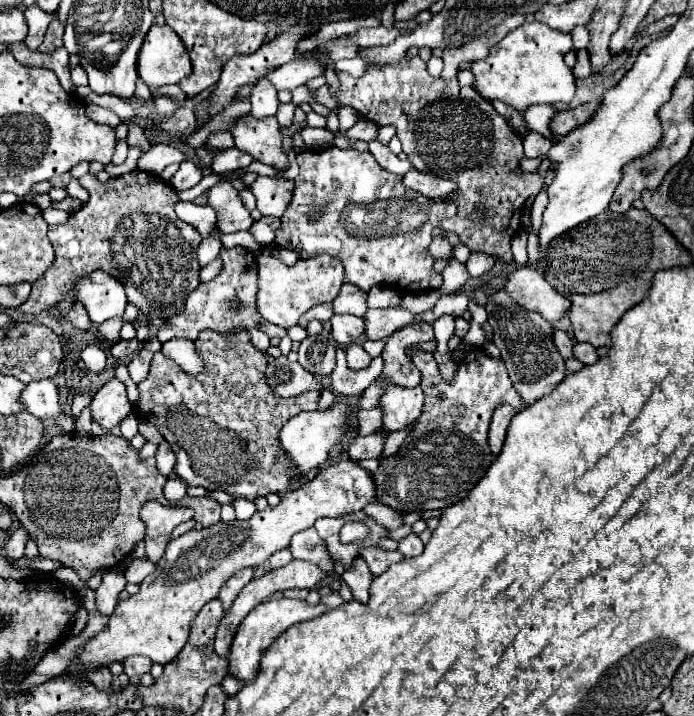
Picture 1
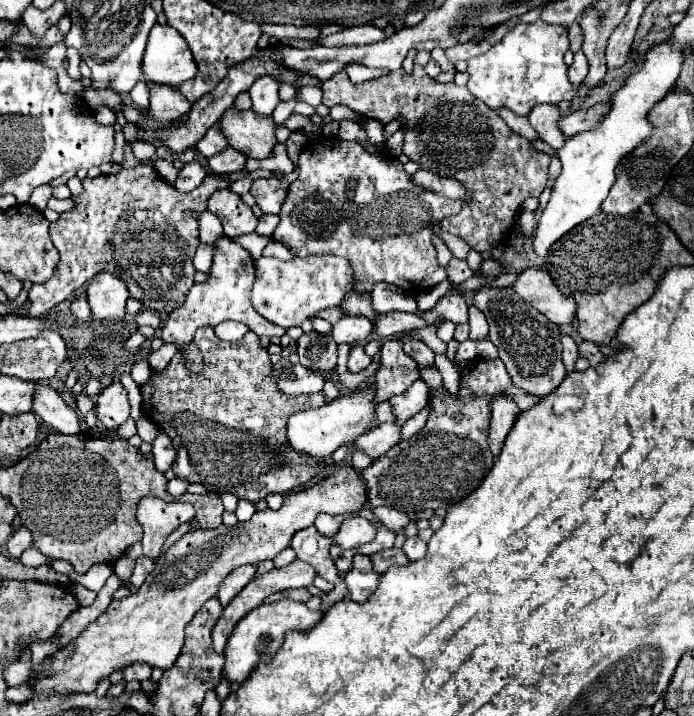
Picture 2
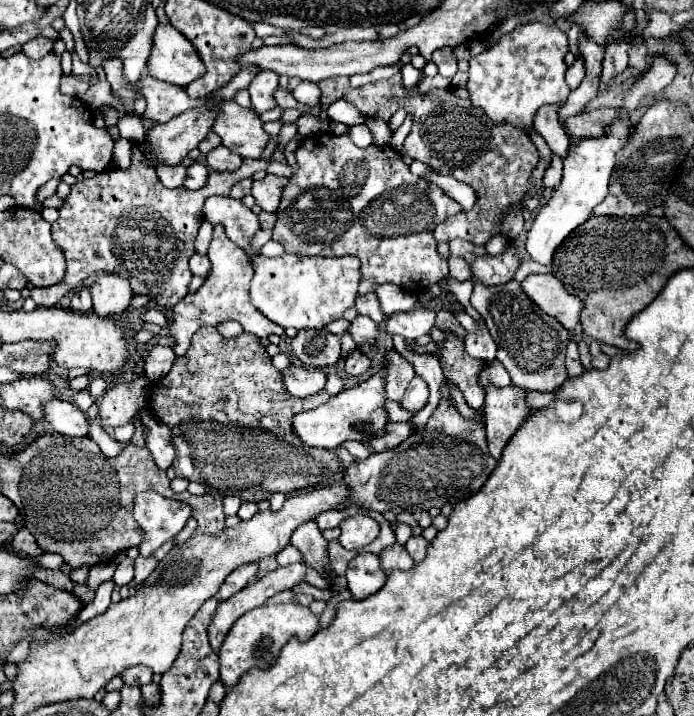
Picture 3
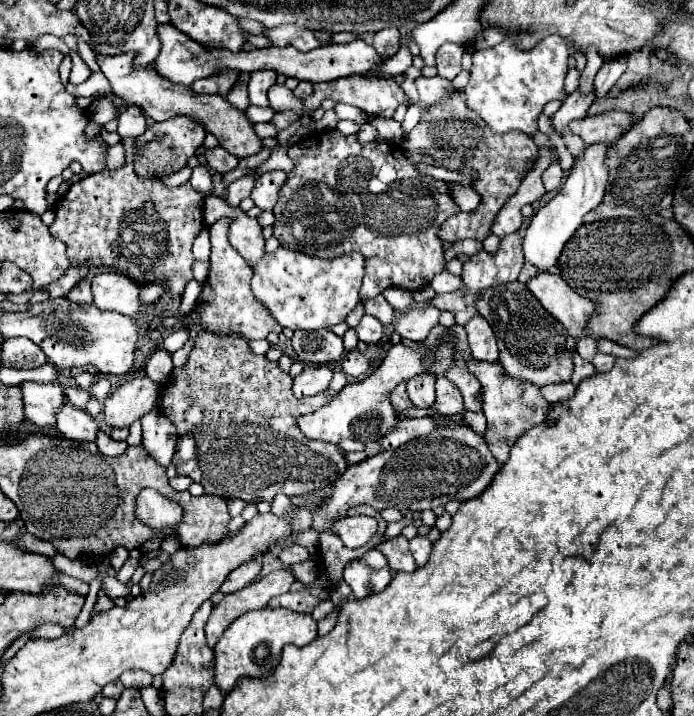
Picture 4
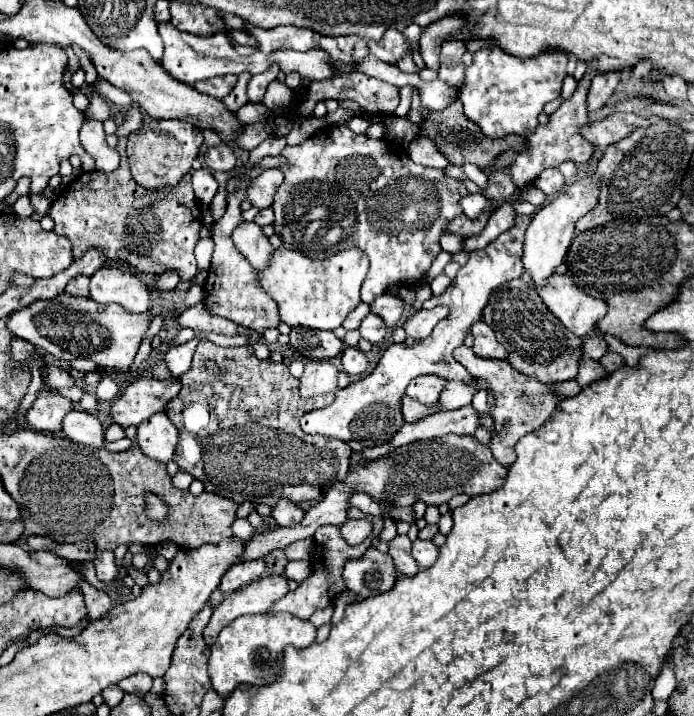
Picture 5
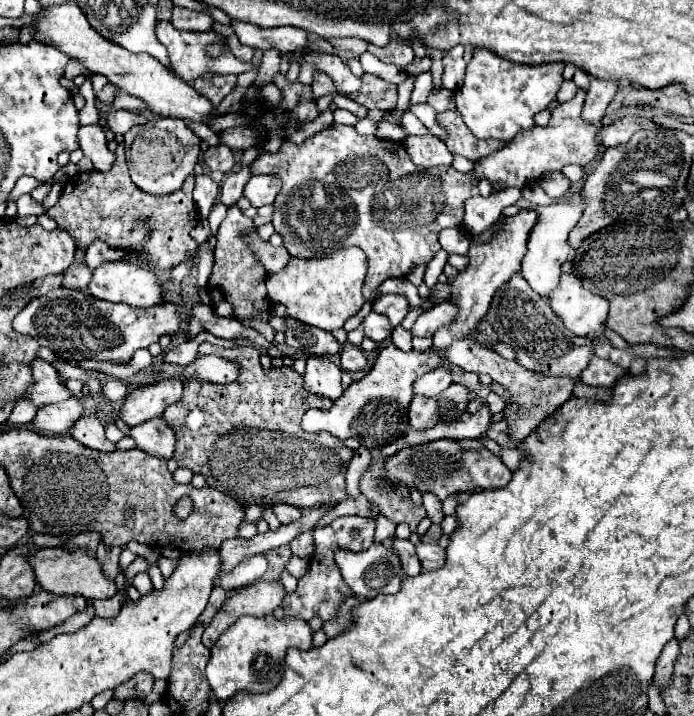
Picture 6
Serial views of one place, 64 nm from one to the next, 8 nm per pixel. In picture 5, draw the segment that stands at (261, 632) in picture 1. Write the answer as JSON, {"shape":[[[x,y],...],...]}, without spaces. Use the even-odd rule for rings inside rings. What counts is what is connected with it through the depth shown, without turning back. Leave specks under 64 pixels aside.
{"shape":[[[266,612],[266,614],[246,614],[236,618],[232,624],[228,624],[218,640],[212,646],[210,654],[210,680],[212,688],[220,696],[228,696],[240,682],[248,684],[270,684],[276,680],[280,666],[282,666],[282,650],[286,646],[306,648],[316,640],[316,626],[310,620],[302,620],[298,616],[292,616],[290,612]]]}

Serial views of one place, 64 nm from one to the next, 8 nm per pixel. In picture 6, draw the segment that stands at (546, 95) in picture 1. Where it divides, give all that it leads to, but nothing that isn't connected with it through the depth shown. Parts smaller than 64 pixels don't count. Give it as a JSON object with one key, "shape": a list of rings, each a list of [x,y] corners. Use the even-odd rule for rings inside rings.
{"shape":[[[476,48],[470,64],[466,66],[464,84],[456,90],[456,108],[462,112],[466,126],[478,138],[512,140],[522,130],[536,126],[534,116],[544,110],[558,94],[562,84],[564,62],[546,64],[518,64],[496,56],[488,48]]]}

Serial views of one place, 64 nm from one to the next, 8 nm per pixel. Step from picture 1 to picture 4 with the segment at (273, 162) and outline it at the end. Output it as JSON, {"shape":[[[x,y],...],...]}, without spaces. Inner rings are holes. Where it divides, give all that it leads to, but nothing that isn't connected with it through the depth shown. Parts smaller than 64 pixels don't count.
{"shape":[[[118,54],[118,56],[98,56],[98,66],[100,70],[104,72],[104,76],[108,78],[108,82],[112,84],[112,94],[118,96],[122,102],[128,102],[128,104],[136,104],[144,110],[144,114],[148,118],[152,118],[154,122],[164,122],[164,120],[170,120],[174,116],[180,116],[180,114],[188,114],[192,118],[198,118],[208,132],[212,132],[218,140],[220,140],[220,146],[226,148],[228,152],[232,152],[234,156],[238,158],[248,158],[252,154],[258,154],[262,150],[262,140],[258,138],[256,130],[254,130],[254,124],[246,118],[246,112],[234,108],[226,98],[222,98],[220,94],[214,94],[214,96],[202,96],[202,94],[194,94],[188,86],[172,86],[168,80],[160,78],[156,74],[156,70],[152,66],[148,68],[140,68],[140,70],[134,70],[132,68],[132,54]]]}

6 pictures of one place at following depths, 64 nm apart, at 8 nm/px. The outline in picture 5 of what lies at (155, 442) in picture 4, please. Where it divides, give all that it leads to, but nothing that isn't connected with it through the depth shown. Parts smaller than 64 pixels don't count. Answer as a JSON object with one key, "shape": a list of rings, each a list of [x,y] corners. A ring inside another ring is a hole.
{"shape":[[[164,412],[152,414],[138,426],[138,446],[158,462],[170,462],[178,444],[178,430]]]}

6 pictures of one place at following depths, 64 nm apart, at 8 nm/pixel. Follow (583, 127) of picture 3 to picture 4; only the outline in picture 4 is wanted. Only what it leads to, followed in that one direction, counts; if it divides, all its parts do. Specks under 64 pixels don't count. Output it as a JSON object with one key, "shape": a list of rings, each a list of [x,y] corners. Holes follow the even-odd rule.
{"shape":[[[606,110],[602,114],[570,122],[570,130],[578,134],[586,144],[596,144],[596,142],[612,144],[630,126],[632,126],[632,116],[618,110]]]}

